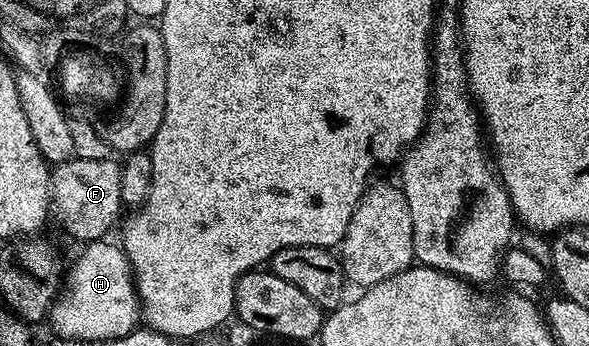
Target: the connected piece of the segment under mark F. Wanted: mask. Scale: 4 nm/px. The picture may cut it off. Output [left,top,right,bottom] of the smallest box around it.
[50,158,122,242]

